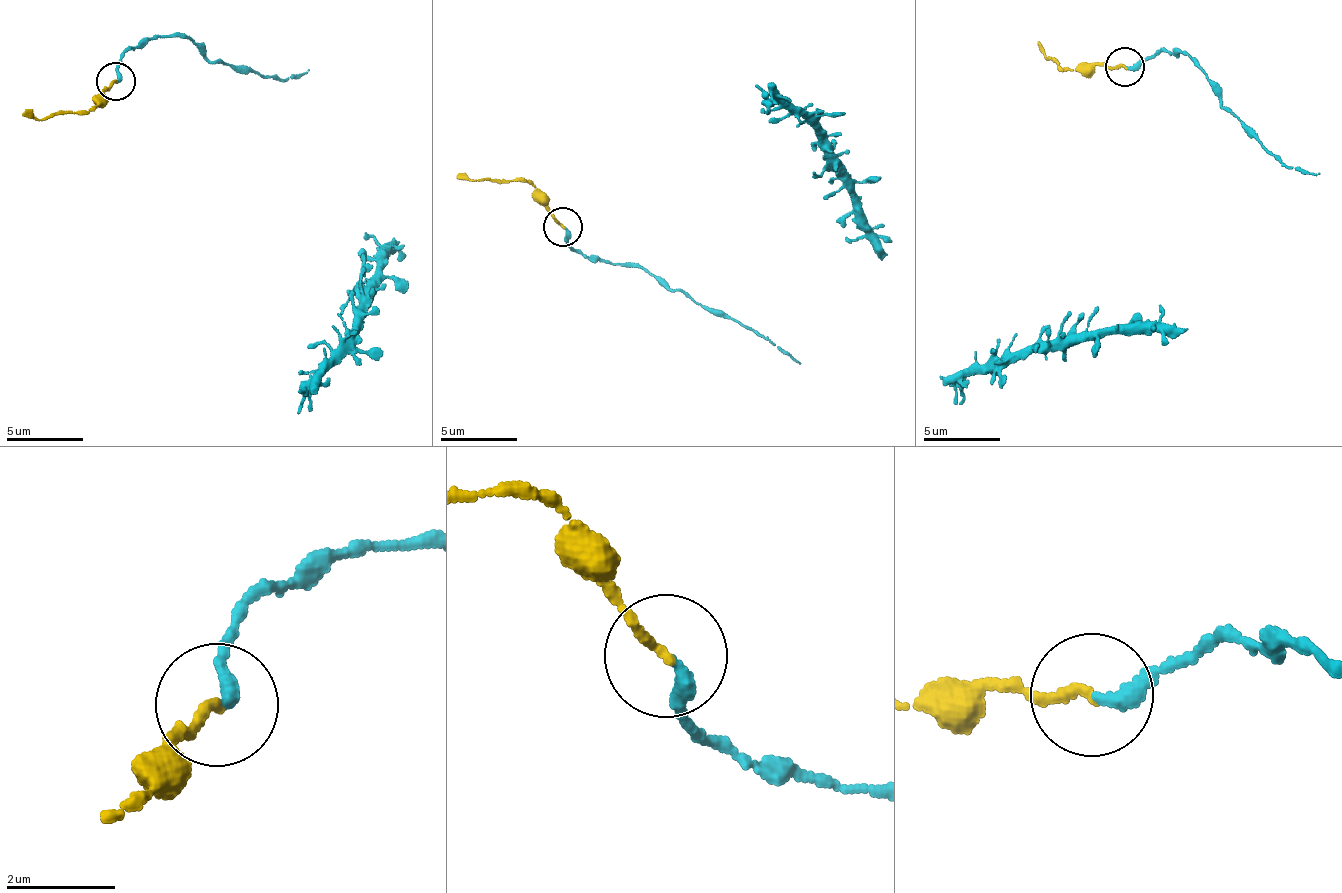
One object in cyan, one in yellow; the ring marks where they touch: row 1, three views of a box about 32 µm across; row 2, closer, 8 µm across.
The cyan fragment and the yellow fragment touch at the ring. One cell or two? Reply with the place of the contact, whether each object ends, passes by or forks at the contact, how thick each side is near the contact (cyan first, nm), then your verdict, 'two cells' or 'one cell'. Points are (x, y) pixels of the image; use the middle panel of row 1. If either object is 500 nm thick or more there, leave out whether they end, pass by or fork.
place (562, 226); cyan ends; yellow ends; calibres 280 and 170 nm; one cell

